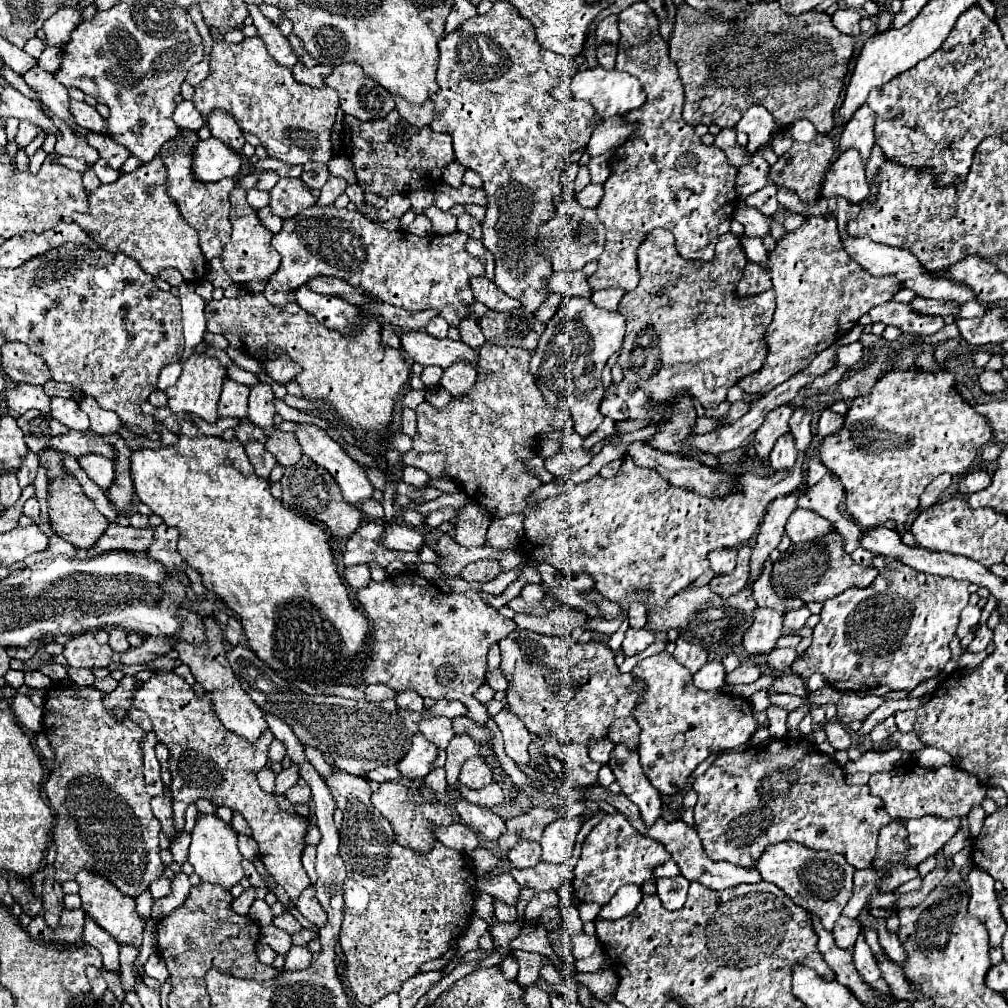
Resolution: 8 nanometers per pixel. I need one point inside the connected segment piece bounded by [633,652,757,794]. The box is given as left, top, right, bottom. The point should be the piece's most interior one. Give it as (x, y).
(681, 725)

